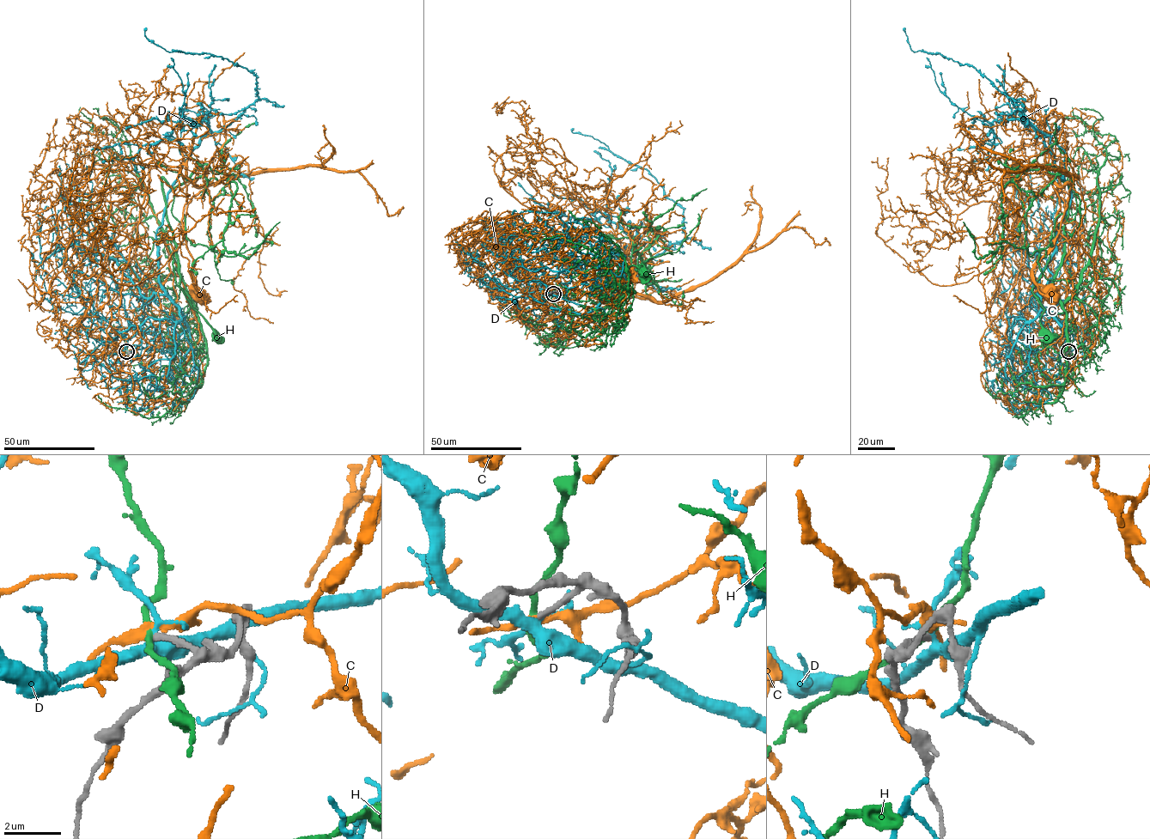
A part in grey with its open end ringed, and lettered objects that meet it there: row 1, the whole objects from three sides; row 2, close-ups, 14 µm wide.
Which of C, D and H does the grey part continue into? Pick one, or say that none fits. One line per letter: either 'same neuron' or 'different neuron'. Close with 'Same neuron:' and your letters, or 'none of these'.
C: same neuron
D: different neuron
H: different neuron
Same neuron: C

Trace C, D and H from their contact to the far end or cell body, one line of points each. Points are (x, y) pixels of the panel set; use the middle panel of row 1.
C: (553, 294), (578, 288), (585, 273), (608, 302), (618, 258), (624, 276)
D: (553, 294), (595, 307), (615, 286), (587, 264), (595, 296), (684, 234), (684, 209), (649, 173), (573, 129)
H: (553, 294), (565, 312), (602, 320), (619, 287), (593, 281), (602, 263), (645, 275)

